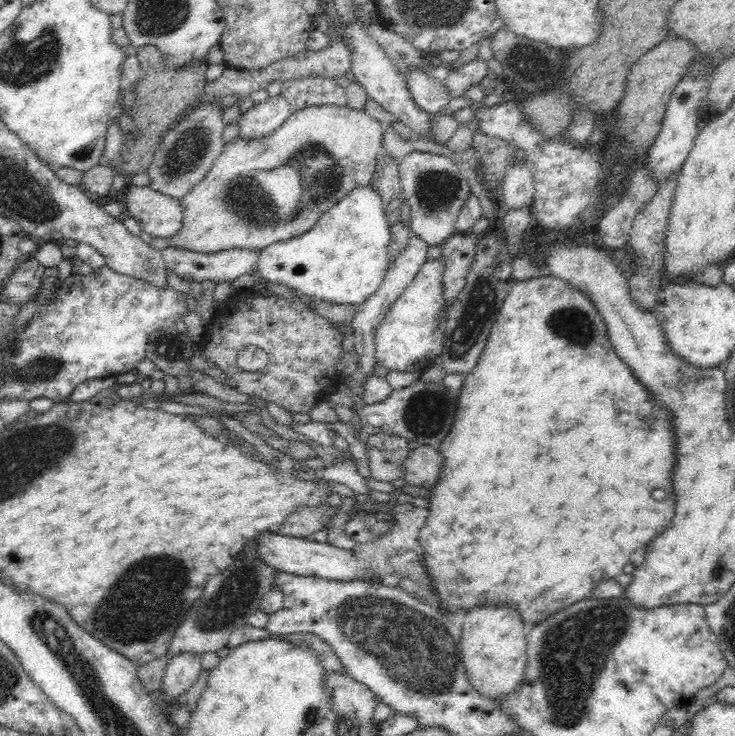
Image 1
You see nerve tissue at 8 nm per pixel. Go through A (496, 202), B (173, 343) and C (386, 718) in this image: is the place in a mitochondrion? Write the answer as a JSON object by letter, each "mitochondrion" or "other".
{"A":"other","B":"other","C":"other"}

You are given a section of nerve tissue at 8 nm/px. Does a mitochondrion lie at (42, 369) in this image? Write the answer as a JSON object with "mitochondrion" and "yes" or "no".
{"mitochondrion":"yes"}

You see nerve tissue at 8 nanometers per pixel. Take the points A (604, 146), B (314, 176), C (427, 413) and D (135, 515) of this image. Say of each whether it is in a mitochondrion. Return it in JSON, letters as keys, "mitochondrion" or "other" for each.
{"A":"other","B":"mitochondrion","C":"mitochondrion","D":"other"}

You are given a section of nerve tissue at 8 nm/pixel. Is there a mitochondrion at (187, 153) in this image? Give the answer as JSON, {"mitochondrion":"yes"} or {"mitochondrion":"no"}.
{"mitochondrion":"yes"}

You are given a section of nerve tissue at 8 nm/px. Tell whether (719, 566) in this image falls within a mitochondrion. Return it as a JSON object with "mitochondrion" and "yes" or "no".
{"mitochondrion":"yes"}

